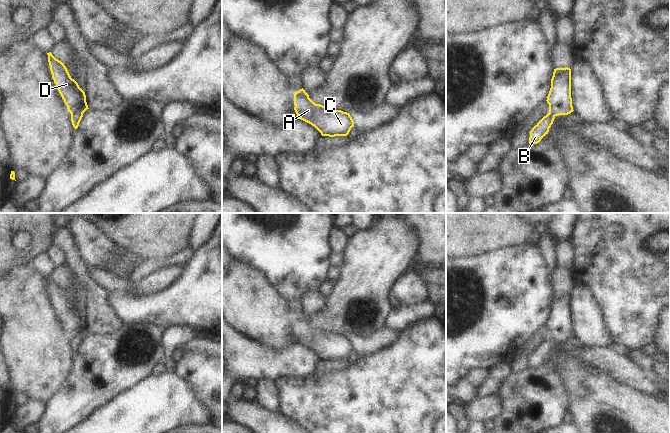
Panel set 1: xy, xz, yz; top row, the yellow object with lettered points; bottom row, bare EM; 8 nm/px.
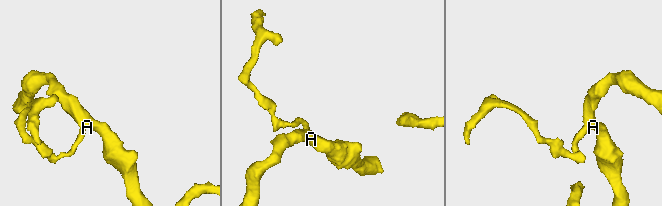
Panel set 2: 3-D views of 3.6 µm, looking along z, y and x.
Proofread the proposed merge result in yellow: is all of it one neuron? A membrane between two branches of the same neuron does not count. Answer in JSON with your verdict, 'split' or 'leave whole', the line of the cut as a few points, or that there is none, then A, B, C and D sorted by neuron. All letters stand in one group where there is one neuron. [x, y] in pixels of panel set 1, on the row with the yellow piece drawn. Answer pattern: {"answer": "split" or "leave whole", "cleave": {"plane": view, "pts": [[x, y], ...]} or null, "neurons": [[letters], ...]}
{"answer": "split", "cleave": {"plane": "xy", "pts": [[71, 112], [78, 111], [82, 114]]}, "neurons": [["A", "C", "D"], ["B"]]}

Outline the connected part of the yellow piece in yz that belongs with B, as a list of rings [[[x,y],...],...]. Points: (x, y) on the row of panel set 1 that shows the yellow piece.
[[[550,111],[544,116],[530,131],[529,144],[537,144],[548,134],[549,128],[553,124],[555,115]]]

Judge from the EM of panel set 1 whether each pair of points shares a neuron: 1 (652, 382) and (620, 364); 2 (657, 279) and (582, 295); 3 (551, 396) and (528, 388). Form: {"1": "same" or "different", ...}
{"1": "same", "2": "different", "3": "same"}

